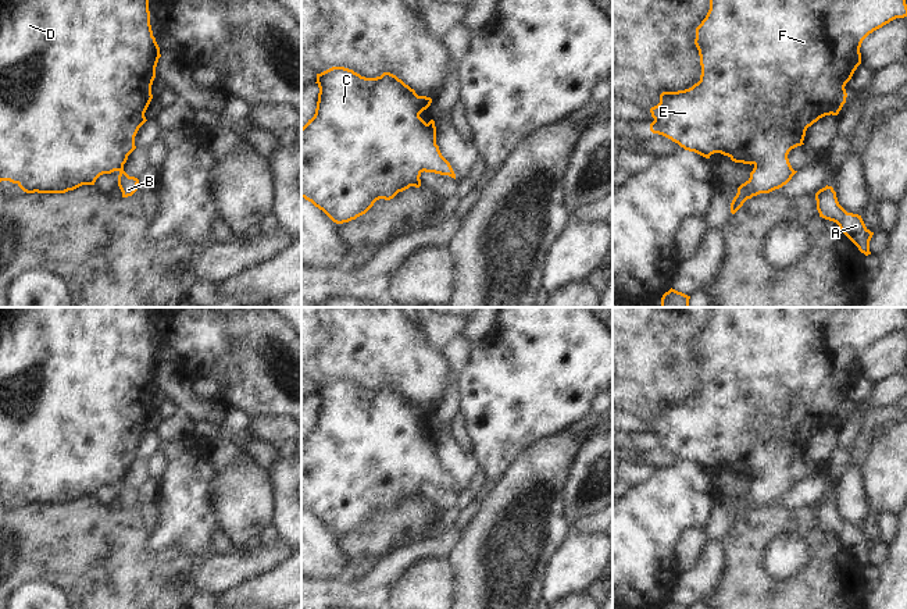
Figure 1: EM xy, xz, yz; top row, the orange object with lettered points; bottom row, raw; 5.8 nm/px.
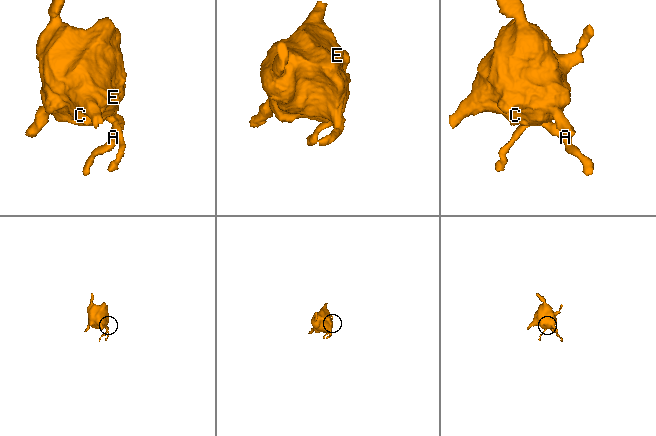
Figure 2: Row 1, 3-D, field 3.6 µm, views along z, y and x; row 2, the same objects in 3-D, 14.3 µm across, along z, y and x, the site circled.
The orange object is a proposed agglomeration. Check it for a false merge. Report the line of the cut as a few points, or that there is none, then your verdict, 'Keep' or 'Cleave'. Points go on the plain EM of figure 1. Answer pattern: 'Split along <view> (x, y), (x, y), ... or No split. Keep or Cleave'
No split. Keep

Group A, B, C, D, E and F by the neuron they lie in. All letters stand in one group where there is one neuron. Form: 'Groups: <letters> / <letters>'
Groups: A B C D E F

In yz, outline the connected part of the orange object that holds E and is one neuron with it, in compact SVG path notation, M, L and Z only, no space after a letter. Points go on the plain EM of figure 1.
M710 307L710 321L696 339L694 350L701 377L700 392L685 402L663 403L660 406L660 414L650 420L651 428L654 430L650 435L650 442L706 470L710 470L714 464L721 464L735 474L753 476L754 480L750 484L750 489L738 499L738 505L731 514L731 524L735 526L747 510L779 501L792 491L797 482L794 482L789 474L789 463L804 456L803 452L808 438L825 427L838 427L842 421L847 409L844 398L861 375L860 359L863 352L890 332L904 328L907 328L904 307Z

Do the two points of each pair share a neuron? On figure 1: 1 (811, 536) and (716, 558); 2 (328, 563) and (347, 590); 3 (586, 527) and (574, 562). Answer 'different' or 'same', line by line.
1: different
2: different
3: different

